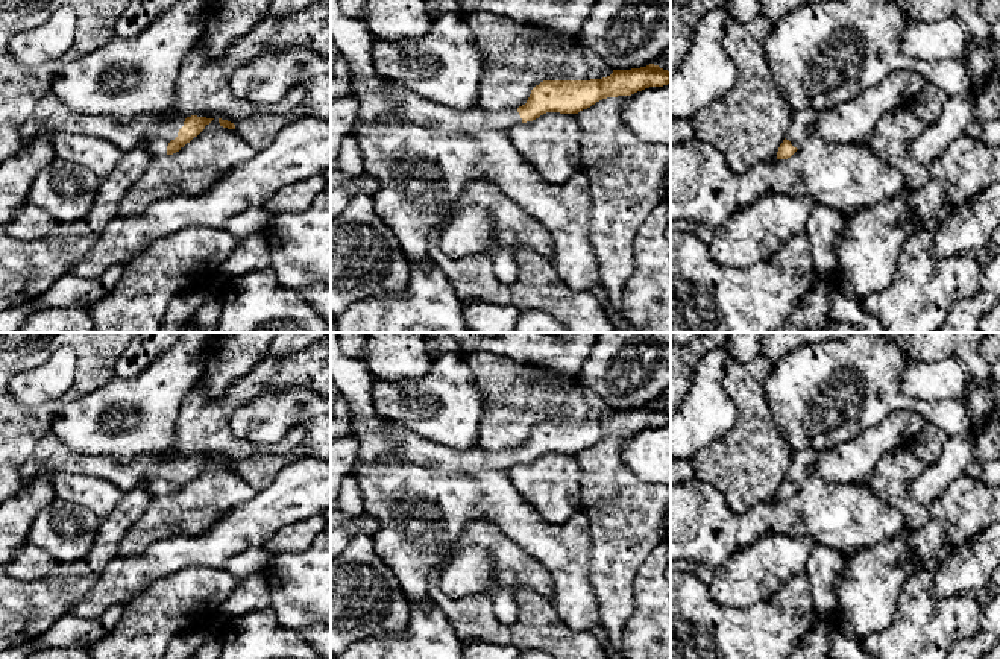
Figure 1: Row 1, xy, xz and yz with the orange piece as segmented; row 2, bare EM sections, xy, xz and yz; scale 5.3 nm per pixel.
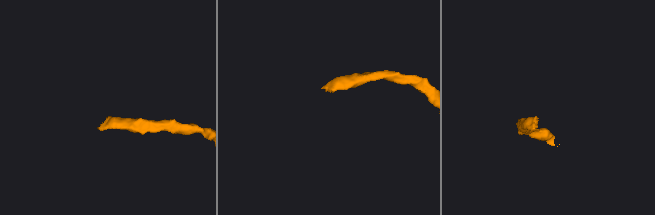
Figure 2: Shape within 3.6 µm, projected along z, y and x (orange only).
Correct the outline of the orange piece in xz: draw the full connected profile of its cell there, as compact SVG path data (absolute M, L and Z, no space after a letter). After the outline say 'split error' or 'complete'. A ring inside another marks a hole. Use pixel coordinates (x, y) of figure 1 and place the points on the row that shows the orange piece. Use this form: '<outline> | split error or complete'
M331 0L331 38L351 64L360 99L360 123L390 117L405 126L446 134L508 132L513 126L533 121L546 112L578 114L607 97L631 96L649 87L671 84L671 71L649 64L613 70L602 79L543 80L531 90L525 105L507 111L458 111L425 100L392 80L384 87L370 56L373 36L363 21L341 12L338 0Z | split error

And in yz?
M815 108L792 112L786 138L777 152L777 159L788 159L800 149L803 141L807 138L816 117L818 111Z | split error

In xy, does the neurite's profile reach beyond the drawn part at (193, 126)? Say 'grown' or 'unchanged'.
grown

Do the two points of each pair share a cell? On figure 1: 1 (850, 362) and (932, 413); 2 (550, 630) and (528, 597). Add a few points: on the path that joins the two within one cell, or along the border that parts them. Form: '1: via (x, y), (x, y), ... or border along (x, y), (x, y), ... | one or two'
1: via (870, 381), (883, 395), (912, 404) | one
2: via (542, 623), (530, 605) | one

